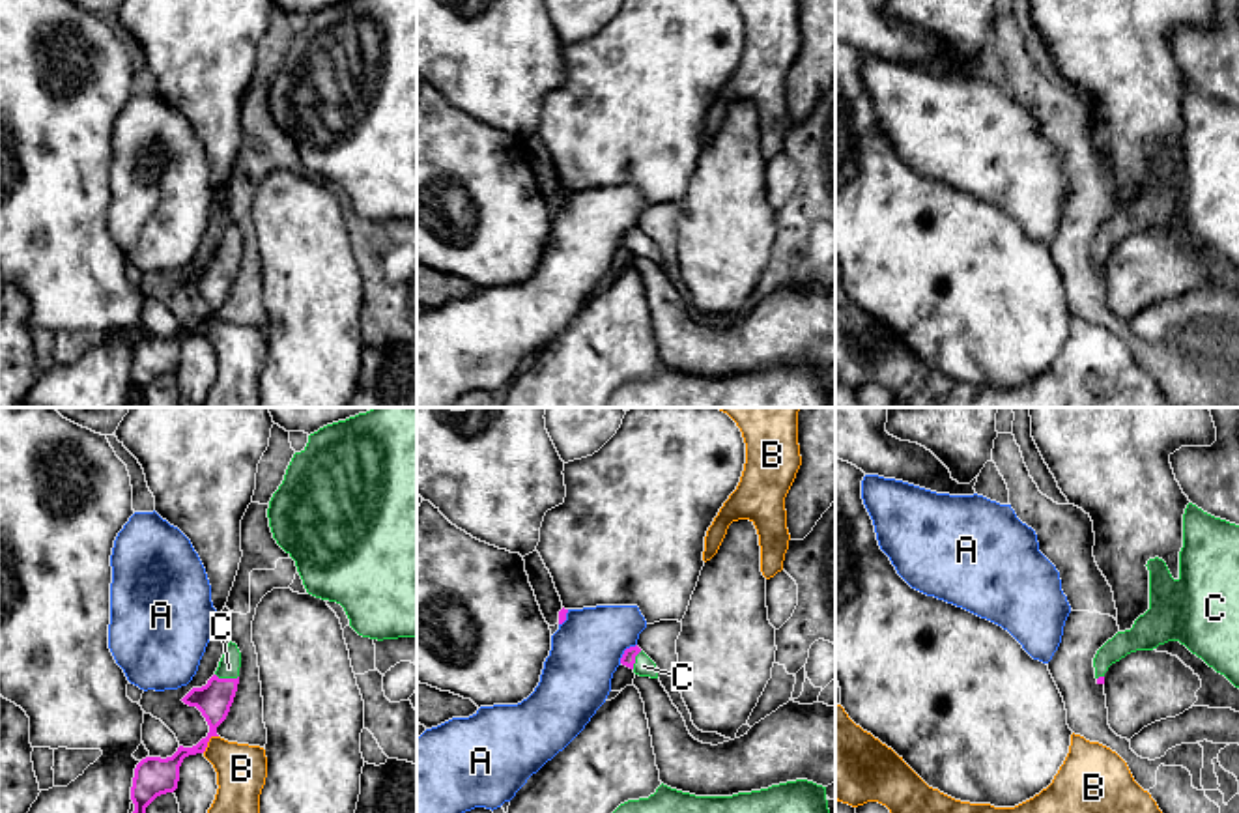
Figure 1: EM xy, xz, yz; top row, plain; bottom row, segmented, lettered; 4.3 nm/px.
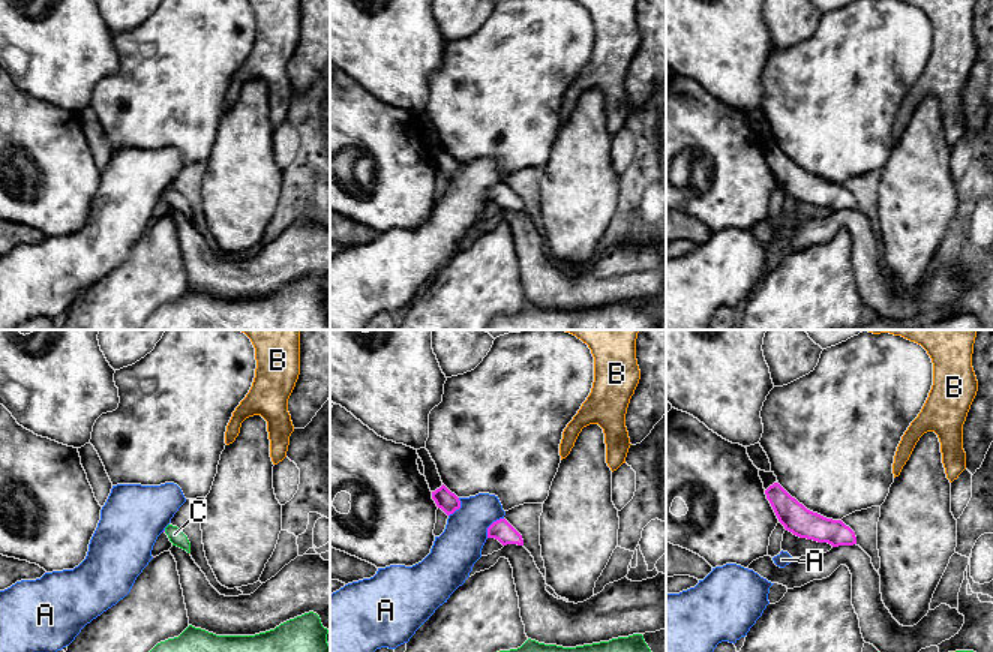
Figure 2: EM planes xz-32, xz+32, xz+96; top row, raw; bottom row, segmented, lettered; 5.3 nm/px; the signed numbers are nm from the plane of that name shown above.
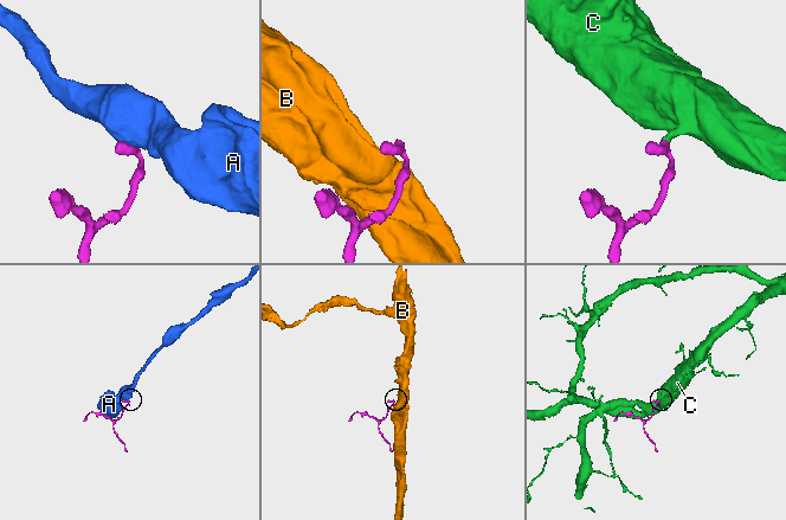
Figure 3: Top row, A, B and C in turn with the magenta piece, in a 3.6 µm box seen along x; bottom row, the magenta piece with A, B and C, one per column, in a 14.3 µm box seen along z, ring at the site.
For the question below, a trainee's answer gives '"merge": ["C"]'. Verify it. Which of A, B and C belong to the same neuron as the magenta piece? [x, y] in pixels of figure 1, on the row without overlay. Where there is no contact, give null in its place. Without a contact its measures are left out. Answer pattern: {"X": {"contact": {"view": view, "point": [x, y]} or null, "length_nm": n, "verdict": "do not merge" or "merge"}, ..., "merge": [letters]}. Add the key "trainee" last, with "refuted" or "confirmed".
{"A": {"contact": {"view": "xz", "point": [625, 232]}, "length_nm": 120, "verdict": "do not merge"}, "B": {"contact": {"view": "xy", "point": [208, 322]}, "length_nm": 100, "verdict": "do not merge"}, "C": {"contact": {"view": "xy", "point": [227, 260]}, "length_nm": 110, "verdict": "merge"}, "merge": ["C"], "trainee": "confirmed"}

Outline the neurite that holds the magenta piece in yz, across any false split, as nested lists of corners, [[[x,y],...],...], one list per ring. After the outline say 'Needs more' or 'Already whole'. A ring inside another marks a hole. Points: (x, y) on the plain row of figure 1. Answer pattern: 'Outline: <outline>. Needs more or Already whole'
Outline: [[[1189,84],[1183,95],[1179,159],[1174,161],[1159,138],[1149,140],[1146,148],[1149,151],[1149,191],[1134,202],[1131,211],[1118,213],[1097,232],[1093,239],[1097,265],[1104,265],[1108,249],[1127,235],[1179,222],[1239,269],[1239,107]]]. Needs more

